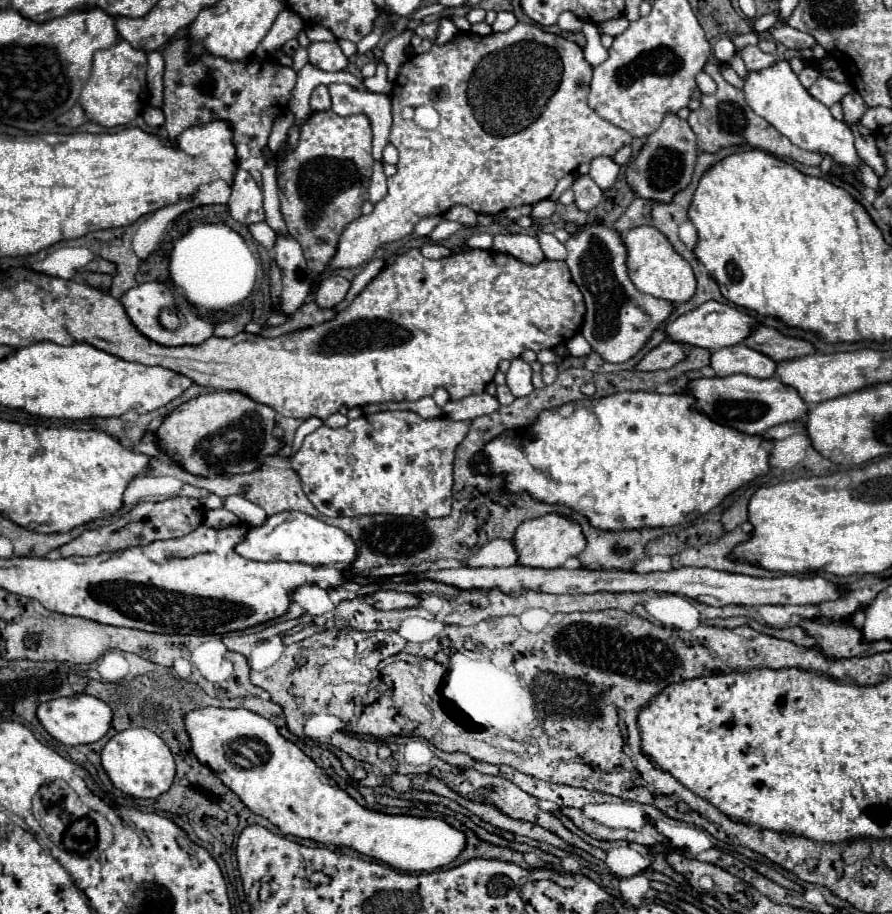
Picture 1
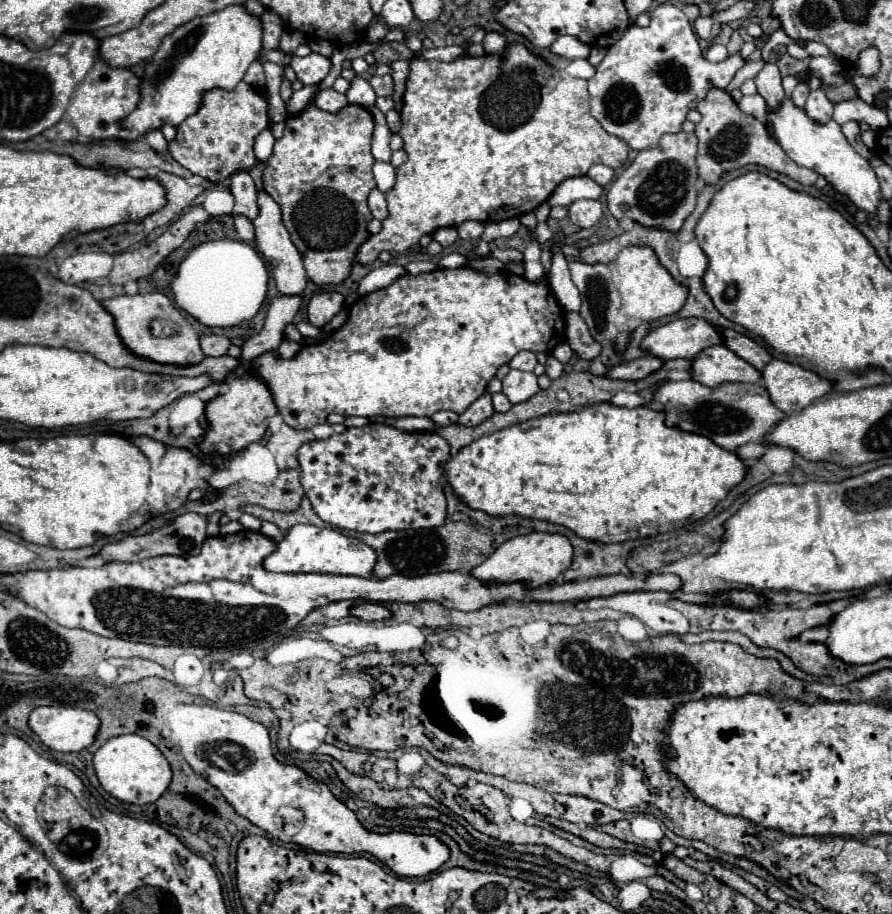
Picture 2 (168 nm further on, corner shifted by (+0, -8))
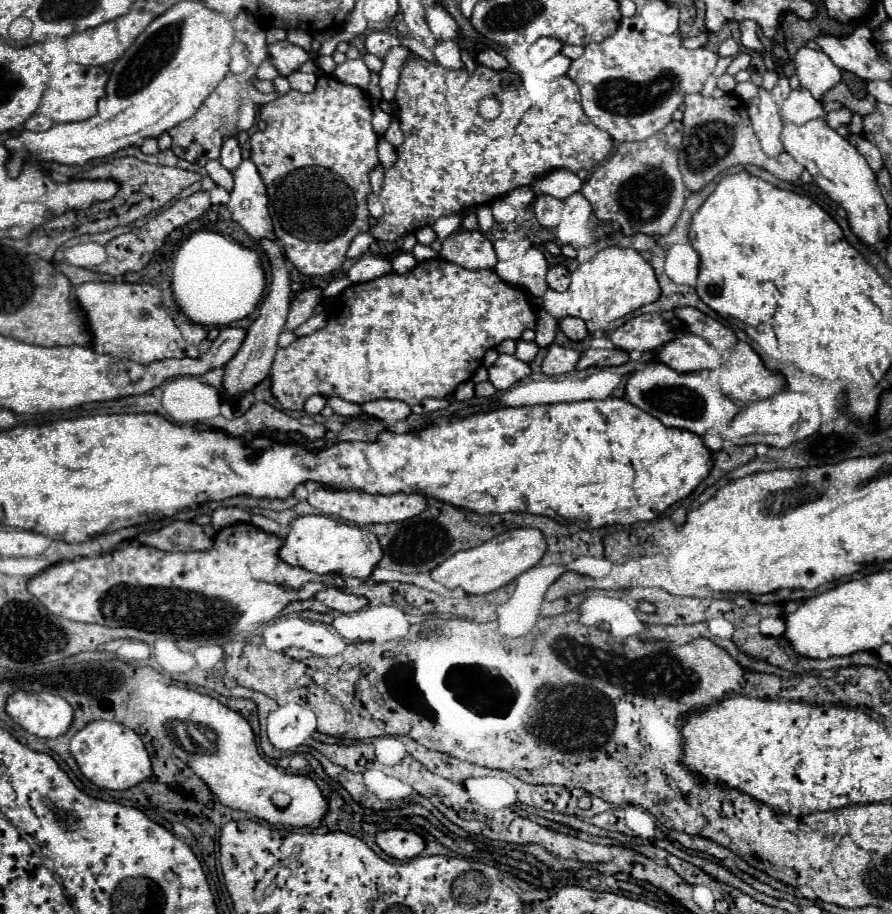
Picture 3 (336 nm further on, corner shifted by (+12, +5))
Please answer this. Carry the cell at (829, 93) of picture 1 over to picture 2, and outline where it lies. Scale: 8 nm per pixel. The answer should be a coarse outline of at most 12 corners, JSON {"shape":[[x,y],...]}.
{"shape":[[824,89],[810,93],[806,115],[816,123],[832,119],[834,103],[828,101]]}

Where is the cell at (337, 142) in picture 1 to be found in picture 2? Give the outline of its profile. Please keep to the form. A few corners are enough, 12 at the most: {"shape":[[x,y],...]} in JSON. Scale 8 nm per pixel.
{"shape":[[286,117],[264,191],[316,285],[370,239],[374,119]]}

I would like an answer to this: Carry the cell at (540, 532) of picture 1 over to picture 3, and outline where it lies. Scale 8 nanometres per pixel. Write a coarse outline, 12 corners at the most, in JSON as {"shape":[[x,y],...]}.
{"shape":[[514,528],[456,552],[432,578],[488,594],[536,566],[546,540]]}

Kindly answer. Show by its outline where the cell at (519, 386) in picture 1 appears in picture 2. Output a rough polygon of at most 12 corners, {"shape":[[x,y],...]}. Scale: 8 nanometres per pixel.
{"shape":[[512,369],[502,393],[516,405],[540,391],[536,375]]}

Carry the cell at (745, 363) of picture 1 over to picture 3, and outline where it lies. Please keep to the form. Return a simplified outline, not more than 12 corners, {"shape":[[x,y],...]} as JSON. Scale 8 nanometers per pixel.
{"shape":[[684,332],[656,358],[676,372],[714,370],[720,352]]}

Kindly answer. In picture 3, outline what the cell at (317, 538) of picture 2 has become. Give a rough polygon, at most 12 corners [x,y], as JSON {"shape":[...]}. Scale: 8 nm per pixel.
{"shape":[[296,516],[282,562],[366,580],[382,548],[330,516]]}

